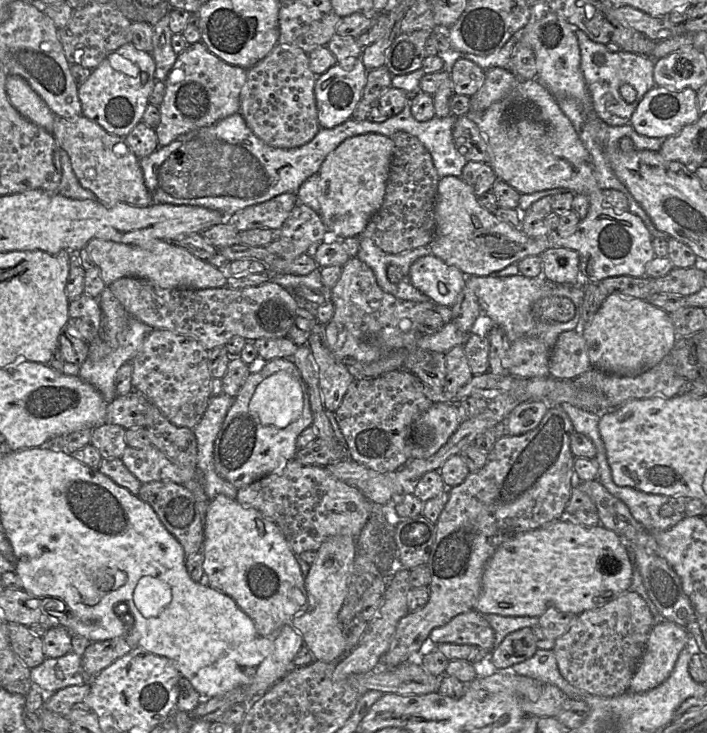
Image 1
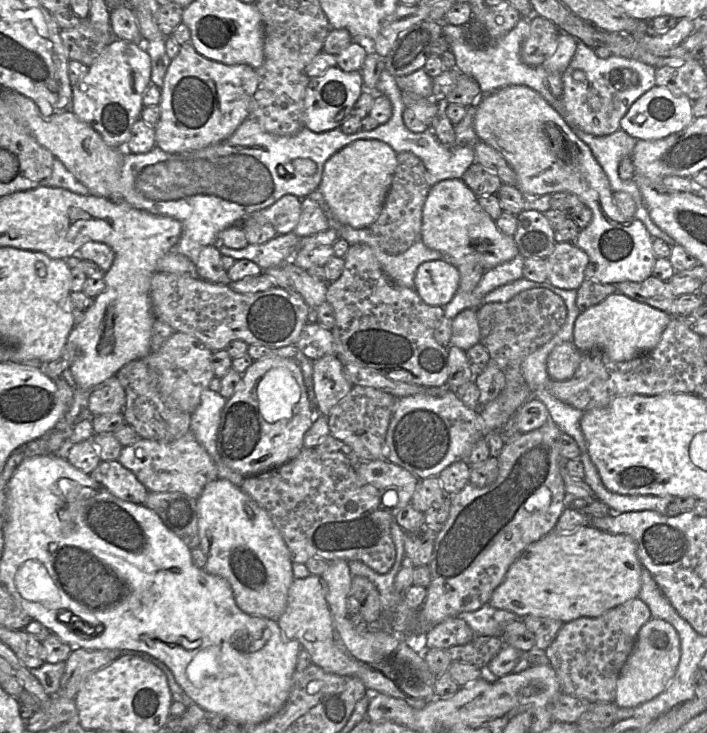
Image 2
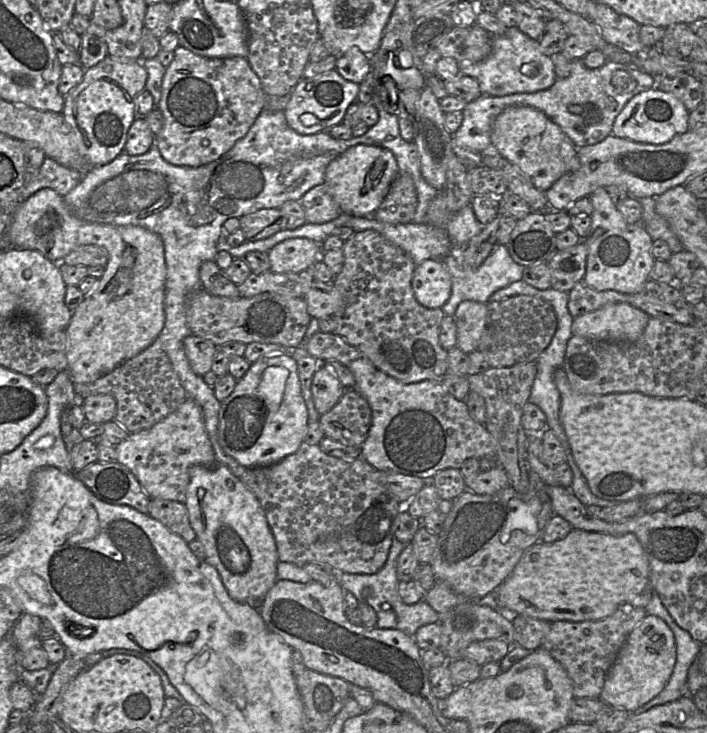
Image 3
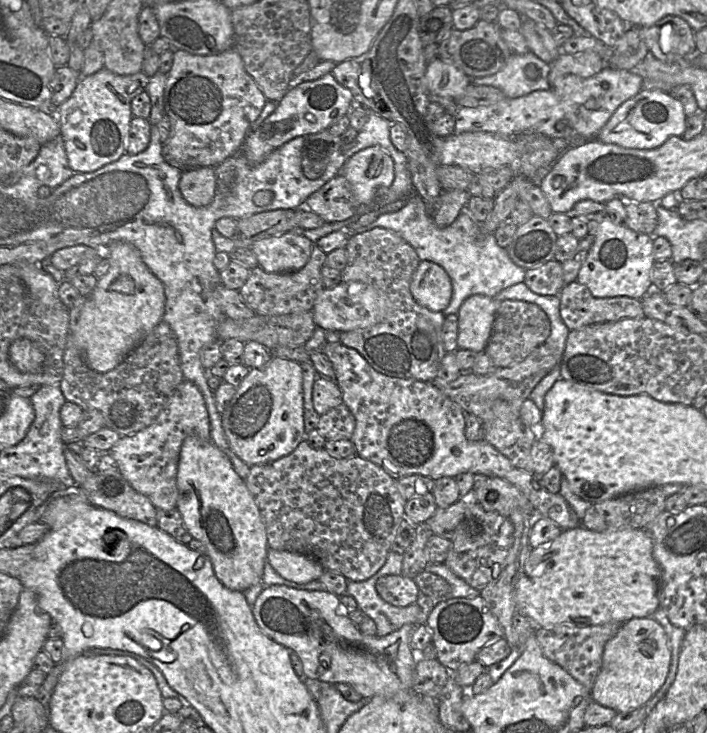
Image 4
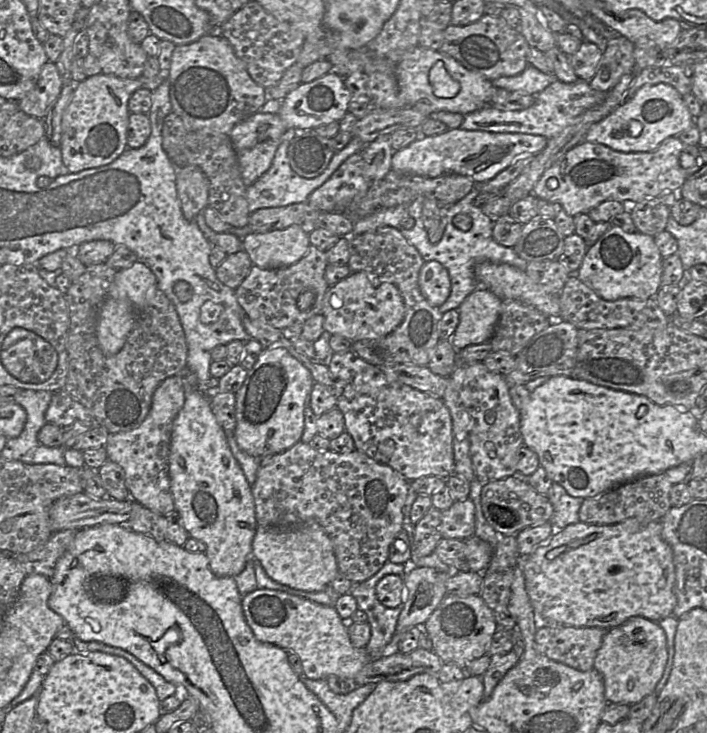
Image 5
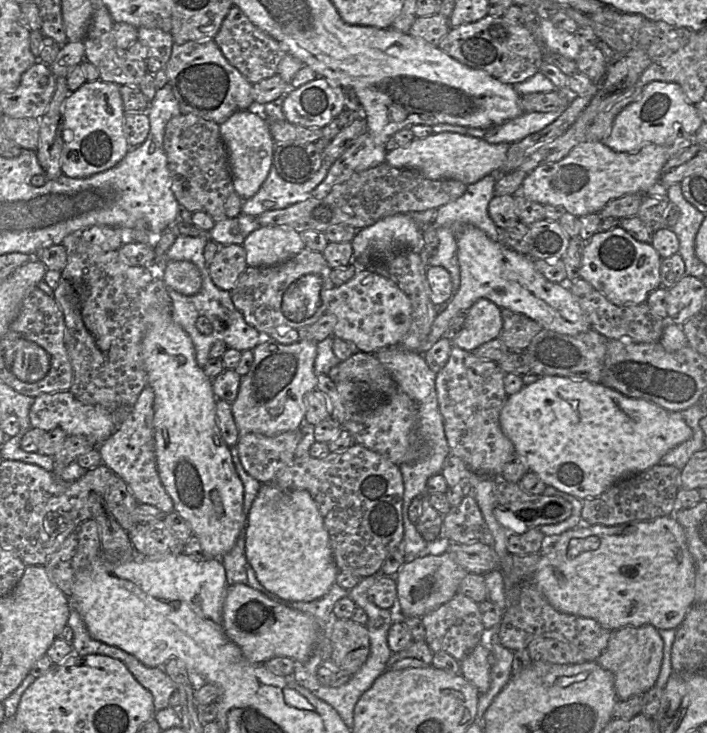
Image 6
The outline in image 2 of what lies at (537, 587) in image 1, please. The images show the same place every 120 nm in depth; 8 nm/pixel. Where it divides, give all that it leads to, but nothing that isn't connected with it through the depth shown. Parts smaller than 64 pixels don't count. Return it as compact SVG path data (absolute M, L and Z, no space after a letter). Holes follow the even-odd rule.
M590 525L580 526L566 533L553 530L522 551L508 569L503 582L492 593L488 603L494 608L513 612L518 619L537 616L567 623L580 617L598 617L638 597L642 568L636 542L628 535L611 534Z

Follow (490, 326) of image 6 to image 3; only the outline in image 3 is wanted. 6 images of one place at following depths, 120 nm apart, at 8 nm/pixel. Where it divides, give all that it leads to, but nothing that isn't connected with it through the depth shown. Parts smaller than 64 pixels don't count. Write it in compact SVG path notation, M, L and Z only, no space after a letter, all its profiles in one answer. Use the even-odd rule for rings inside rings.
M462 301L454 314L456 322L456 347L466 354L478 350L486 327L487 304L477 301Z

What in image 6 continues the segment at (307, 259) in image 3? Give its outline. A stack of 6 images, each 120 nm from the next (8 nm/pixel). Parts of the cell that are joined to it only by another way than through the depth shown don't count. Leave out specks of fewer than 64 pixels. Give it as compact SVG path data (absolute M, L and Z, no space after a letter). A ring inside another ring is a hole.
M261 226L243 242L248 266L273 266L285 262L305 248L301 234L291 227Z

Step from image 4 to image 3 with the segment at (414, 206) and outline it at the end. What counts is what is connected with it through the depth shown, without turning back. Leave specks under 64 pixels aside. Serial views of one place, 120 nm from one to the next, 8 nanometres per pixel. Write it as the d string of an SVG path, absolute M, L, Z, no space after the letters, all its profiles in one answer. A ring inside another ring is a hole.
M497 243L484 262L476 269L471 269L462 261L462 248L453 247L451 253L441 259L452 280L452 292L448 301L441 307L444 314L454 316L462 301L470 300L481 303L489 302L490 296L501 288L522 279L524 266L516 263L509 254L506 245Z

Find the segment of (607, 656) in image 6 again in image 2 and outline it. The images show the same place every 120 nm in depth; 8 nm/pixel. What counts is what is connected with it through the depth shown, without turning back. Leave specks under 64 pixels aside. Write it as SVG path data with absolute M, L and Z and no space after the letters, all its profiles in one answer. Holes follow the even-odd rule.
M650 618L639 630L634 647L617 680L614 703L619 708L632 708L662 693L673 678L680 661L680 639L667 621Z

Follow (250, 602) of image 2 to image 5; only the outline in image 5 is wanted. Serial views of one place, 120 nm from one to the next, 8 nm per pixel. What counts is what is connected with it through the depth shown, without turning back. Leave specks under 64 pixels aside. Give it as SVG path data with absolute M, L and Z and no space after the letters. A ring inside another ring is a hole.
M184 370L185 403L173 421L169 453L169 476L175 510L179 513L190 537L205 544L209 568L219 577L235 577L252 558L252 542L257 531L254 498L251 485L234 458L227 442L225 430L217 422L211 409L210 395L199 386L196 377Z

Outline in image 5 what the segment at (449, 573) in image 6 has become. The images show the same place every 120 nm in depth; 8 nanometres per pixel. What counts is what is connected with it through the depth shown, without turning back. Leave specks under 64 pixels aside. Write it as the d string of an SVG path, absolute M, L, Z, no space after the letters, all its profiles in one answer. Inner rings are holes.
M410 565L403 576L405 602L389 644L382 650L386 657L399 652L399 642L413 627L422 627L433 611L447 595L445 586L450 574L441 573L430 567Z

